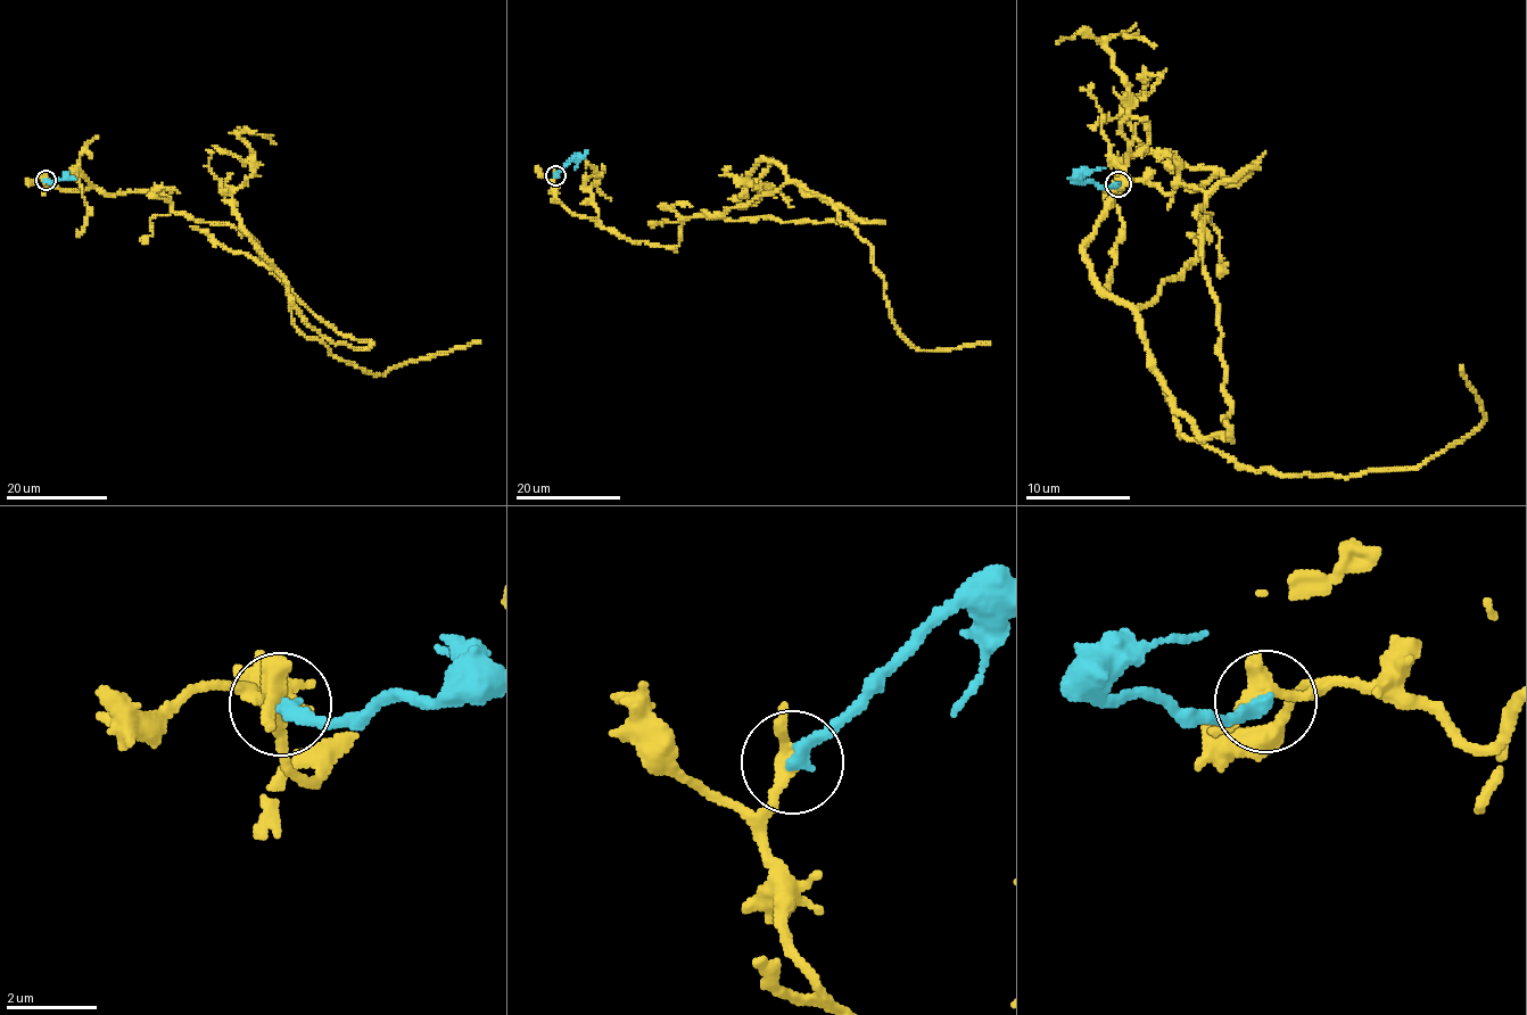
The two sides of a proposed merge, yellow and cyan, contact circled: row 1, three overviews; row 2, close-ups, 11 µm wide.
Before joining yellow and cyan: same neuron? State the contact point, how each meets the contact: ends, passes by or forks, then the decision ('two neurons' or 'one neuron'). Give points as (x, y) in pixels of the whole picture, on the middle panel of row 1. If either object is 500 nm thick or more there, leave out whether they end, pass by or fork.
place (555, 175); yellow passes by; cyan ends; two neurons

